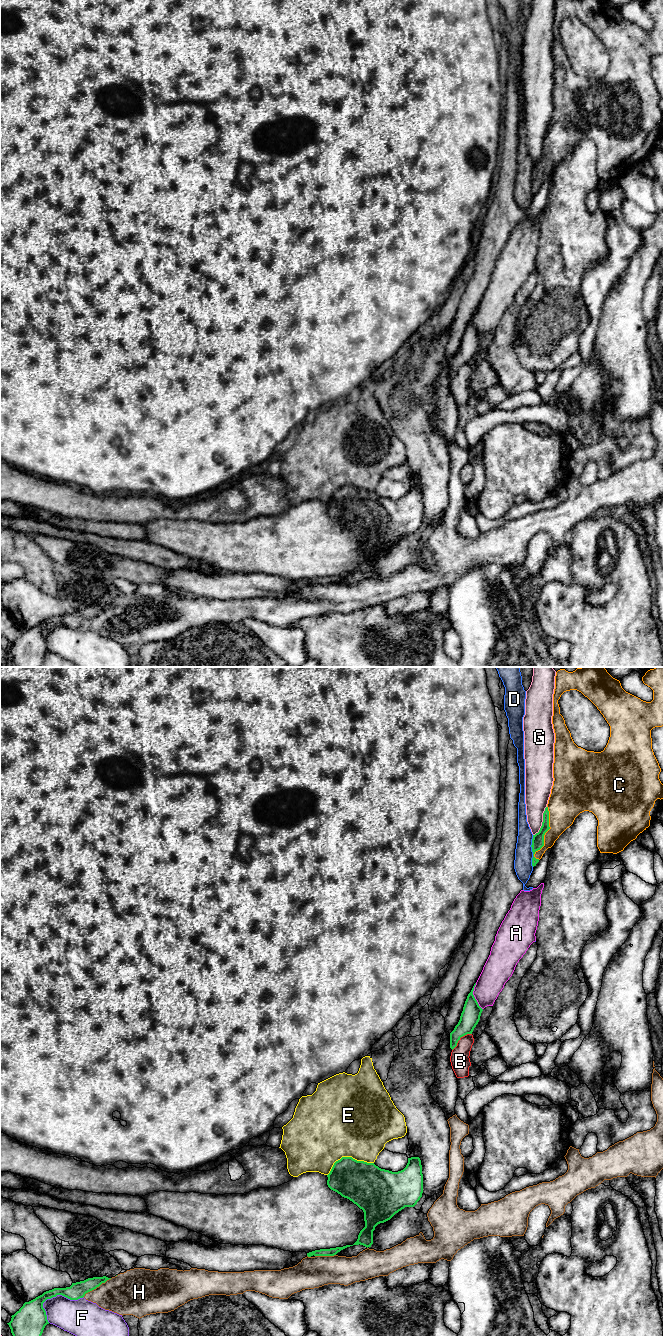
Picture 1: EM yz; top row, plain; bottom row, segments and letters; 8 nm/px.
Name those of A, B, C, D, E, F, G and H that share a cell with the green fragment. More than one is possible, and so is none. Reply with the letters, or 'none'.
C

